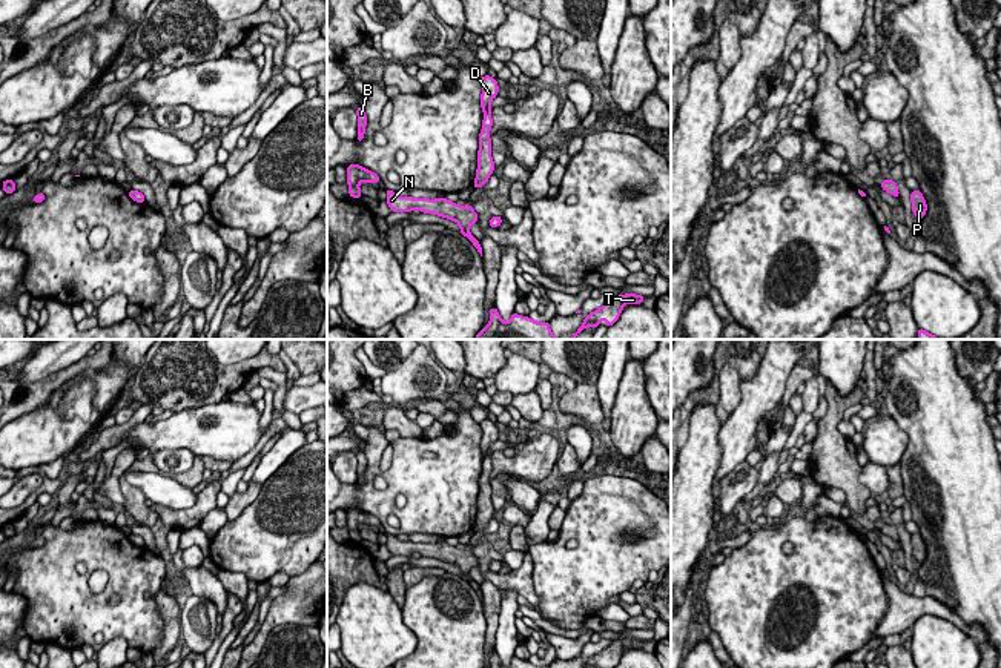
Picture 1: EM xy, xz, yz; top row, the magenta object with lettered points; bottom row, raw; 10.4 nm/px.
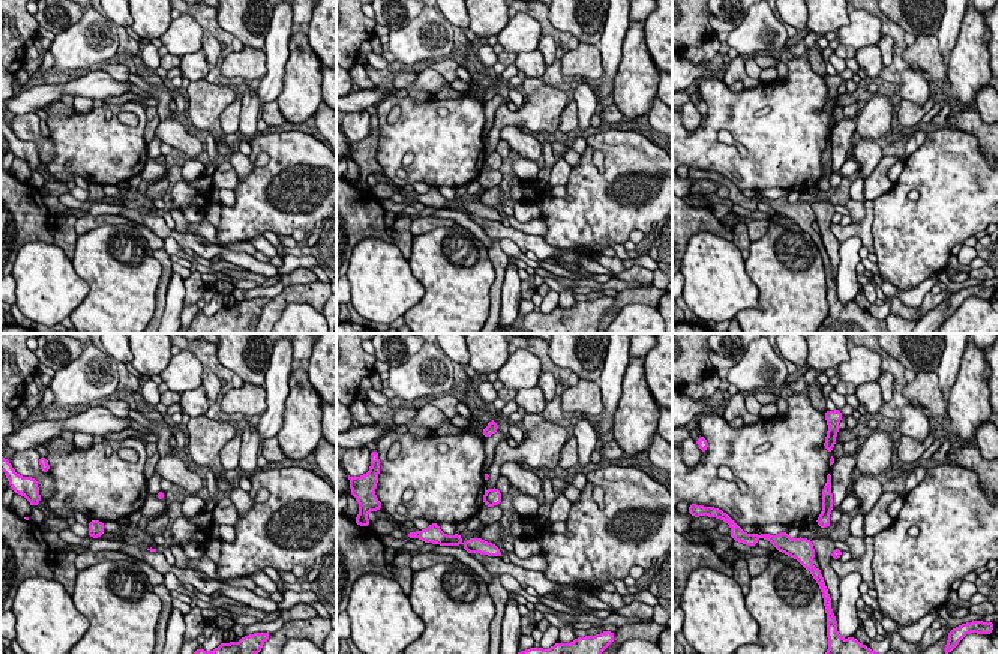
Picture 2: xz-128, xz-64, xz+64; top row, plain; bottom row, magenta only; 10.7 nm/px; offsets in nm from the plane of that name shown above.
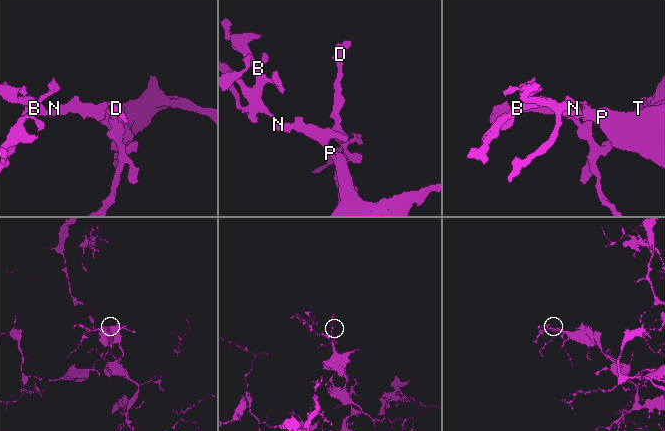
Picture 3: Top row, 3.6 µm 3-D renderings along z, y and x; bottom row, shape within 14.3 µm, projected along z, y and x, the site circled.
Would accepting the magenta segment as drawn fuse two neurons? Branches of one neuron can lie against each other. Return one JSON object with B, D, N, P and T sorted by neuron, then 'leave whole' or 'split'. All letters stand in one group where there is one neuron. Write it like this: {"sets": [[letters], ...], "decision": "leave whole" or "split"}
{"sets": [["B", "D", "N", "P", "T"]], "decision": "leave whole"}

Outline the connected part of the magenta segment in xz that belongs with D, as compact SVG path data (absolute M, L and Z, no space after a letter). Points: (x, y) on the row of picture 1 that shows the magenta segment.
M488 74L481 78L481 83L482 83L481 106L484 111L484 121L482 131L479 134L477 170L476 180L473 183L474 189L482 187L494 170L490 140L490 129L493 126L490 101L496 98L499 92L496 78L490 77Z

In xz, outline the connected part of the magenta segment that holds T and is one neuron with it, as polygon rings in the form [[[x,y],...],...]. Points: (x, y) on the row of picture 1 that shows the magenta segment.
[[[634,293],[613,296],[611,301],[608,301],[605,306],[602,306],[597,310],[594,310],[593,313],[590,313],[585,318],[582,326],[573,333],[571,339],[574,339],[586,327],[599,327],[600,326],[600,322],[599,322],[600,319],[606,321],[606,327],[613,326],[619,319],[622,310],[623,310],[623,306],[626,303],[629,303],[629,304],[642,304],[643,299],[645,299],[643,295],[634,295]]]

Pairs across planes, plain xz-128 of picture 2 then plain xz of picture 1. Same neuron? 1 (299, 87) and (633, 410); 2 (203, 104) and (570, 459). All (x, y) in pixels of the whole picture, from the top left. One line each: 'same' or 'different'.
1: same
2: different

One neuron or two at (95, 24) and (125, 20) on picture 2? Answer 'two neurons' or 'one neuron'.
two neurons

